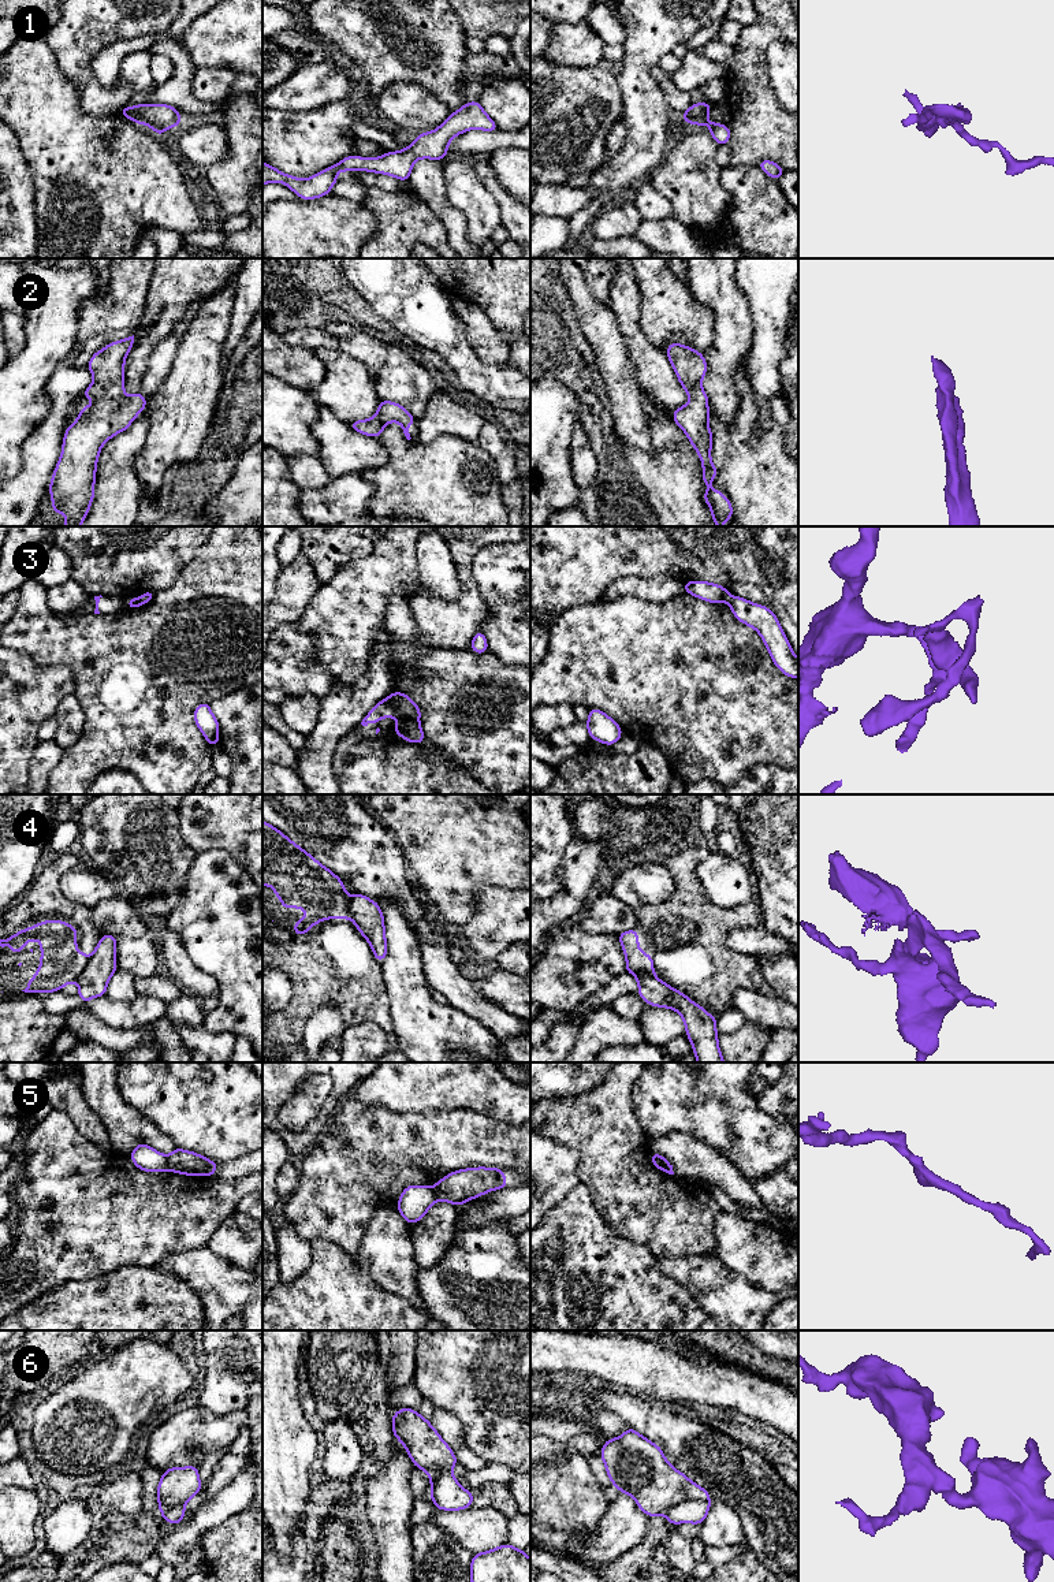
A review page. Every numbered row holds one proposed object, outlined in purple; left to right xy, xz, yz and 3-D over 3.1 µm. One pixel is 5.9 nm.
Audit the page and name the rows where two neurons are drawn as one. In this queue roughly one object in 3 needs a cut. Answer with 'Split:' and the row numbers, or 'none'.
Split: 3, 4, 5, 6

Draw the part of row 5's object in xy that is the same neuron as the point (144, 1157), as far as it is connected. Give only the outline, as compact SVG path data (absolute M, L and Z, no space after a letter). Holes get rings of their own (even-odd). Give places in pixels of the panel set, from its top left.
M137 1144L130 1154L131 1161L144 1172L164 1172L167 1170L167 1157L148 1144Z

